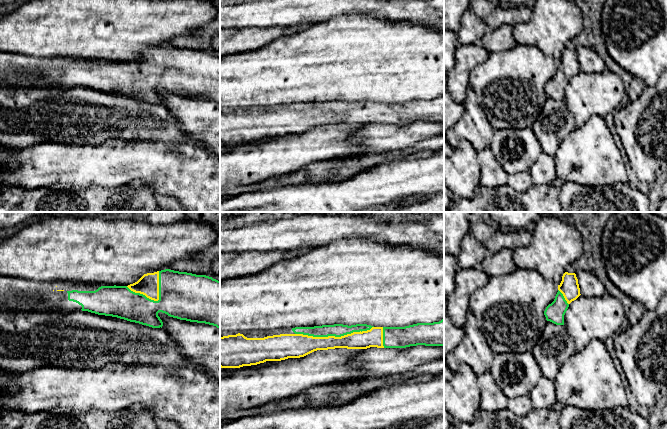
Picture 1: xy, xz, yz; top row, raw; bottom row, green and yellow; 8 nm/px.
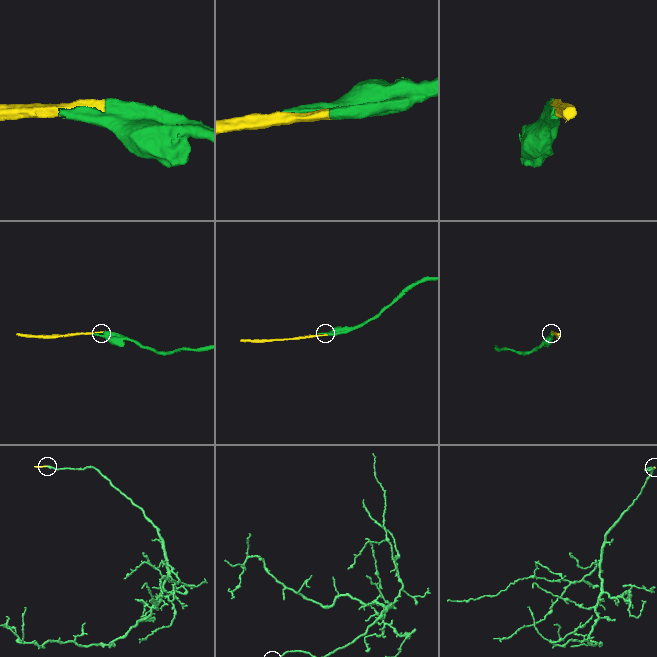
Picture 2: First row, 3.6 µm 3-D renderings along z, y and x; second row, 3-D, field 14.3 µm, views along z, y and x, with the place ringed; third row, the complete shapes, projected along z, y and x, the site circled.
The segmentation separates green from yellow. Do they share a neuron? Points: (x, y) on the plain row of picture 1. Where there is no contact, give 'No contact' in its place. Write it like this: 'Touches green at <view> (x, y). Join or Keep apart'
Touches green at xz (334, 111). Join

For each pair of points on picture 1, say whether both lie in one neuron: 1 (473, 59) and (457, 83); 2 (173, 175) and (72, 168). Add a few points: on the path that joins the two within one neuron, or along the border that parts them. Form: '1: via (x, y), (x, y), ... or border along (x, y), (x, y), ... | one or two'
1: via (467, 65), (458, 77) | one
2: via (148, 168), (97, 168) | one

